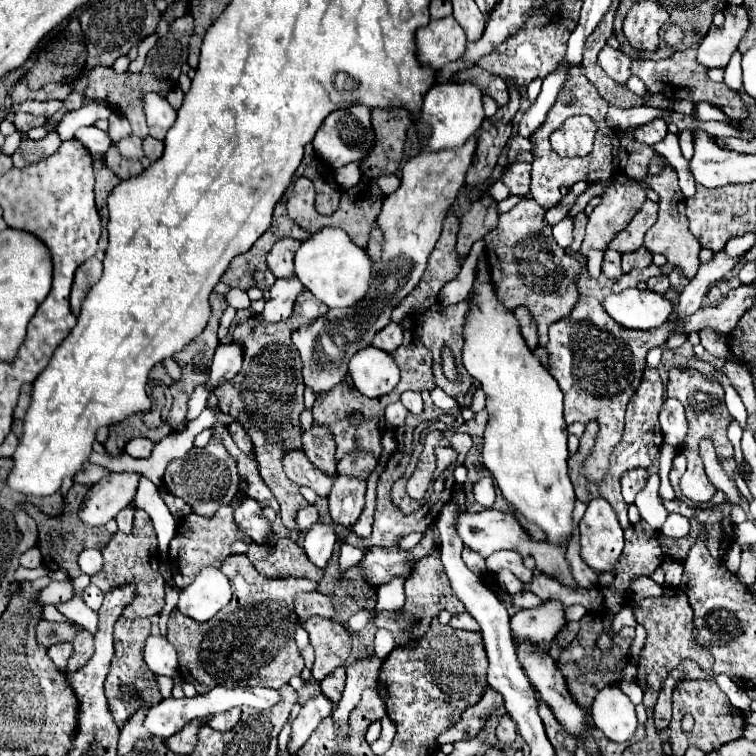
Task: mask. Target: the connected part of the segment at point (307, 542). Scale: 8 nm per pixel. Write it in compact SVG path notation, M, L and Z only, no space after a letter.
M314 525L304 537L304 551L316 567L326 569L326 563L332 557L334 543L336 531L330 525Z

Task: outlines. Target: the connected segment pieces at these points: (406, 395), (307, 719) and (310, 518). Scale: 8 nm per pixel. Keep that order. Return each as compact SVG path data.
M404 391L404 393L400 395L400 403L402 403L410 413L414 413L414 415L420 415L422 409L424 409L422 397L420 397L420 393L416 393L416 391Z
M316 695L310 701L306 701L298 713L298 717L292 723L292 733L288 741L288 753L296 753L304 741L310 737L310 733L318 727L318 723L332 715L332 703L326 701L324 695Z
M308 505L306 509L302 509L302 511L298 513L298 527L300 527L302 531L308 531L316 521L318 521L318 511L316 511L316 507L312 507L312 505Z

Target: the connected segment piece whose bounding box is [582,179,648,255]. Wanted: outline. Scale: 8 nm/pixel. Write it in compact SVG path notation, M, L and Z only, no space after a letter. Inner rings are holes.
M632 179L630 183L612 181L610 187L604 189L600 205L590 213L586 237L582 243L582 255L586 255L590 249L606 251L606 245L610 237L620 233L638 207L646 201L646 181Z

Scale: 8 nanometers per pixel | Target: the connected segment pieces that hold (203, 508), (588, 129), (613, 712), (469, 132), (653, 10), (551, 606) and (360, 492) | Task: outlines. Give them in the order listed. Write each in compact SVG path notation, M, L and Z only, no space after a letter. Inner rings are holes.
M212 437L208 441L206 447L198 449L198 447L192 447L182 459L170 463L170 465L188 465L188 479L182 477L182 471L178 473L166 473L164 477L164 485L166 489L176 495L176 497L182 497L192 509L196 515L202 515L202 517L212 517L220 505L230 505L234 495L238 493L238 487L240 487L240 477L238 477L238 469L236 469L236 461L234 457L226 451L224 443L218 441L216 437Z
M576 115L564 121L568 127L560 127L552 133L550 143L556 151L562 151L562 157L576 157L576 155L586 155L592 149L594 141L594 131L596 125L590 117L586 115Z
M606 685L594 697L594 705L590 707L594 727L600 729L608 739L616 743L626 743L634 737L638 719L634 711L634 703L620 691L616 685Z
M438 83L434 85L422 105L422 113L418 119L418 127L432 127L432 135L428 139L422 139L424 151L440 151L450 147L460 147L466 143L472 135L478 133L482 121L484 121L484 107L482 107L482 91L476 85L470 83Z
M636 1L622 23L626 41L638 51L656 51L658 49L658 31L662 23L670 21L670 15L652 1Z
M548 599L538 607L518 611L510 617L512 635L518 639L530 639L534 643L552 643L558 633L566 629L568 621L564 605L558 599Z
M338 475L328 495L332 521L344 529L352 527L364 509L364 495L366 495L366 481Z

